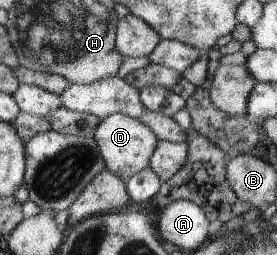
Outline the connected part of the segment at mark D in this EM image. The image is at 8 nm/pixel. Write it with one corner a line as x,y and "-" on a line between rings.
118,113
100,120
93,138
100,148
100,154
104,158
107,169
111,173
115,173
117,177
123,178
126,183
141,170
148,168
153,152
159,146
159,138
147,125
139,119
133,119

